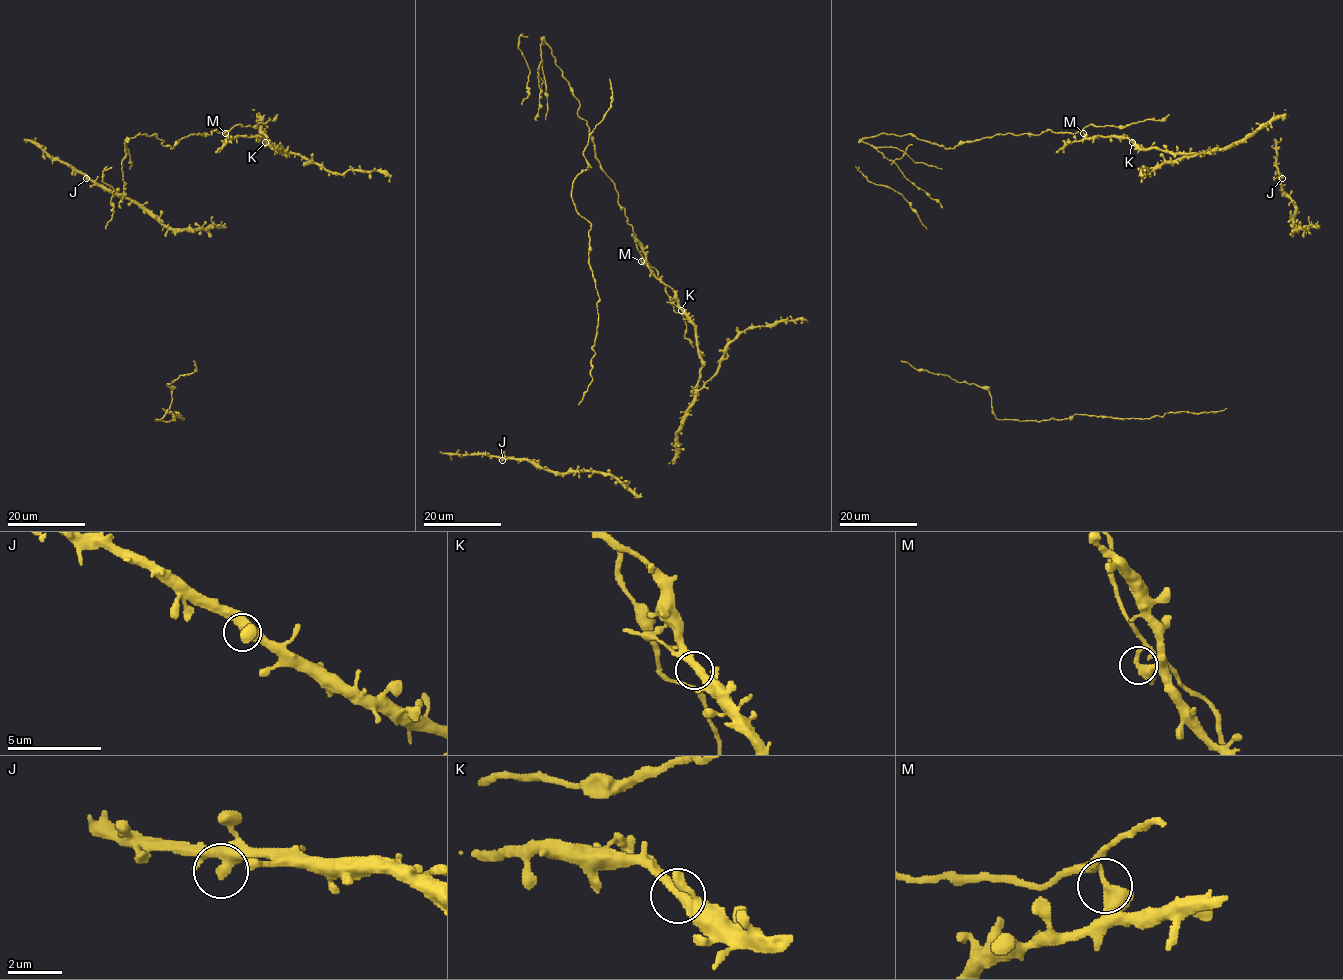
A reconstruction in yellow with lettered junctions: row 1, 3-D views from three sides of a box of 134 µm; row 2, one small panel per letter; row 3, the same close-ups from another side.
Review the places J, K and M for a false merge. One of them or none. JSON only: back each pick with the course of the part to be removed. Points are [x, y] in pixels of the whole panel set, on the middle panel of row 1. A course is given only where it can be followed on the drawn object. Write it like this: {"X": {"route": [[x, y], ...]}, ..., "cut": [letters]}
{"cut": ["M"]}

